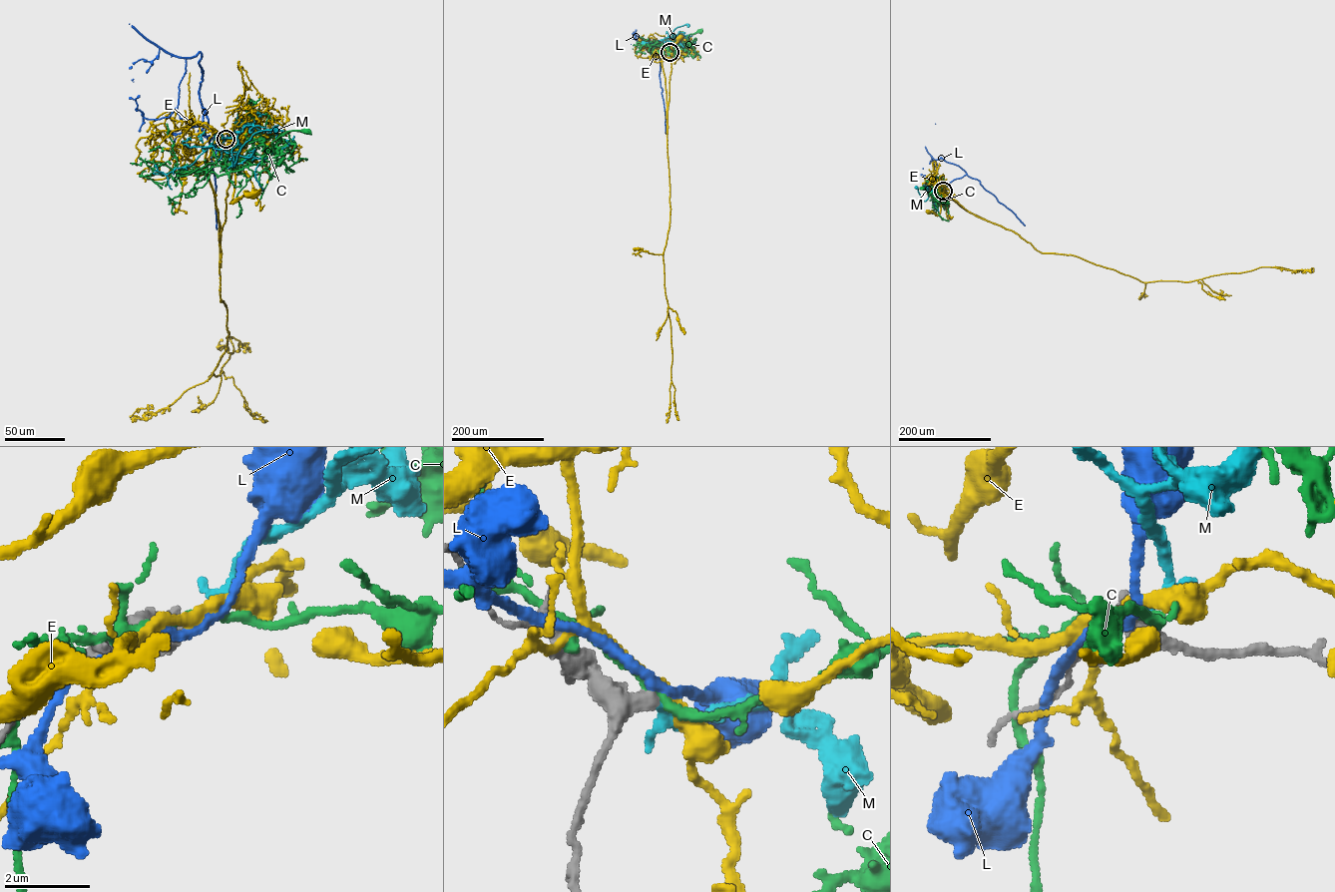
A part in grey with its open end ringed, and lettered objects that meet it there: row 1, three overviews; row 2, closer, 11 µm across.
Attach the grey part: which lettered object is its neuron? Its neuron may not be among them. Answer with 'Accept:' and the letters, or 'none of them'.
Accept: M

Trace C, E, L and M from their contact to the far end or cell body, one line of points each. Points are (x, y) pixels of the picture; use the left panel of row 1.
C: (225, 139), (220, 148), (225, 157), (266, 136), (287, 141), (274, 153), (271, 143), (286, 132), (306, 131)
E: (225, 139), (238, 138), (244, 132), (235, 147), (234, 190), (230, 203), (246, 193), (252, 196)
L: (225, 139), (217, 142), (201, 132), (200, 52), (186, 59), (177, 108), (169, 117), (143, 117), (133, 79)
M: (225, 139), (235, 122), (242, 123), (244, 127), (231, 152), (234, 166), (239, 149), (255, 133), (274, 130)

